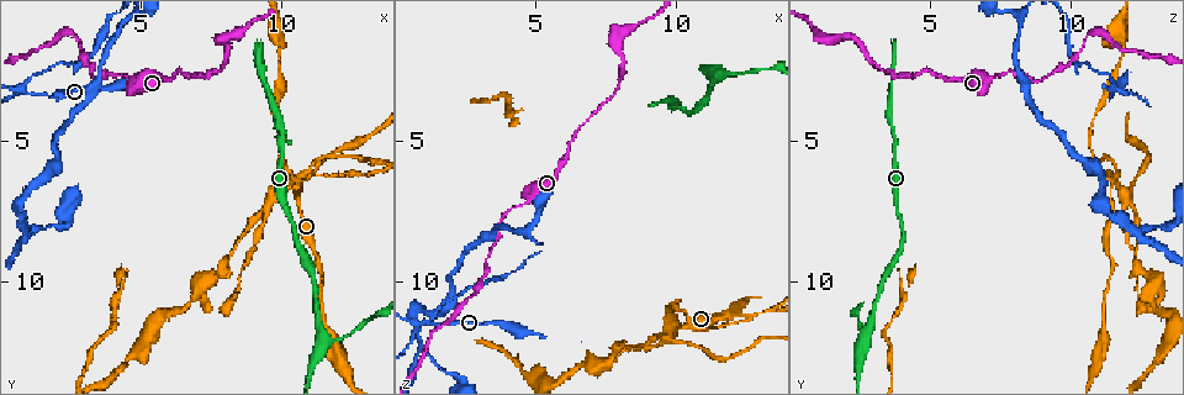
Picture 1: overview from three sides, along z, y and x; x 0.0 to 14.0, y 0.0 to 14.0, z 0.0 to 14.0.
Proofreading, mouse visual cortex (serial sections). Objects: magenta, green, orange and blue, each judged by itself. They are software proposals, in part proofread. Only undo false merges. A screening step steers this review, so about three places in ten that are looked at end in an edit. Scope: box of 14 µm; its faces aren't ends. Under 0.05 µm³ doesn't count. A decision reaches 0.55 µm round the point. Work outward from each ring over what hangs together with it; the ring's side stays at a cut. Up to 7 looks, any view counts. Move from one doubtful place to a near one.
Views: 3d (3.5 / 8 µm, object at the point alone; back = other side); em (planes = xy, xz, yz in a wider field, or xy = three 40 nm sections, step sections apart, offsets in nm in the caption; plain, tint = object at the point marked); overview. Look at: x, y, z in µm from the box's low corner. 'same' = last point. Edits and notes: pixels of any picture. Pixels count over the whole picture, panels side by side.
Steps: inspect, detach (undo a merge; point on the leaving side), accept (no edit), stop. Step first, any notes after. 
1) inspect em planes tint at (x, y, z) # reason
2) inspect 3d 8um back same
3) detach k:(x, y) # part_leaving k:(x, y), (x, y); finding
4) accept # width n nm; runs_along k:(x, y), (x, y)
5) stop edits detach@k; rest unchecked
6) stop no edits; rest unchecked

inspect 3d 3.5um at (10.7, 6.6, 11.3) # four or more arms meet

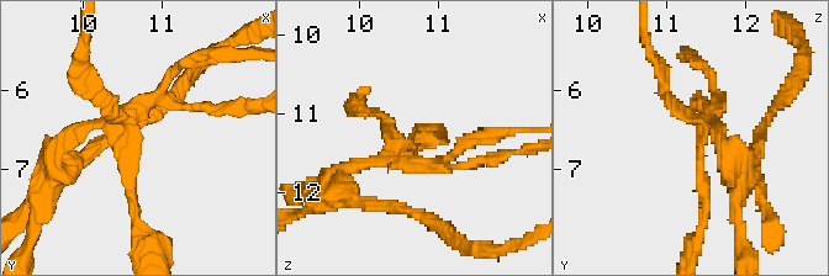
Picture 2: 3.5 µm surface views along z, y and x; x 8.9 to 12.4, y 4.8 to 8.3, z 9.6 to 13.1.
inspect em xy step 3 plain at (10.65, 6.65, 11.45) # arms 4; arm_widths 150, 150, 150, 150 nm; now the EM

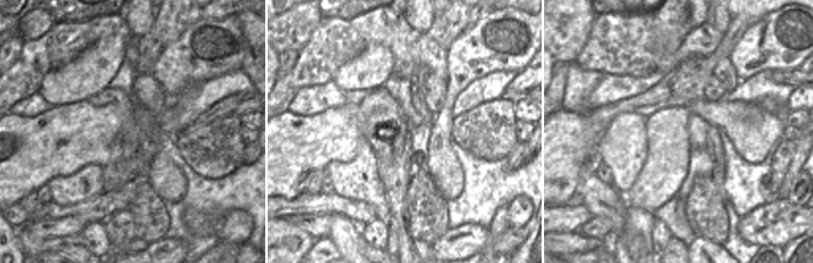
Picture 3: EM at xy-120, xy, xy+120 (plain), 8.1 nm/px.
inspect em xy step 3 tint same # where the object lies

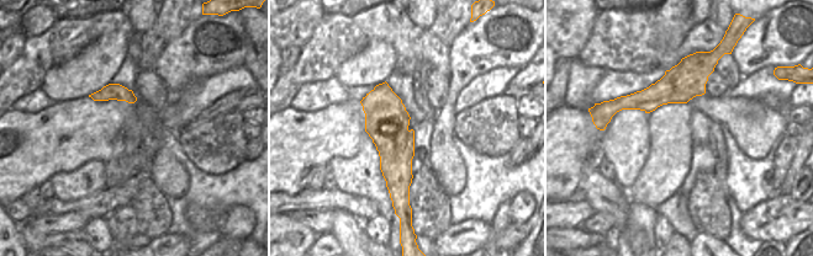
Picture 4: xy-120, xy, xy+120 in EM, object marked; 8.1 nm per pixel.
detach 2:(94, 146) # part_leaving 2:(103, 122), (53, 153), (45, 186); two cells meet here

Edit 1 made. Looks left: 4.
inspect overview

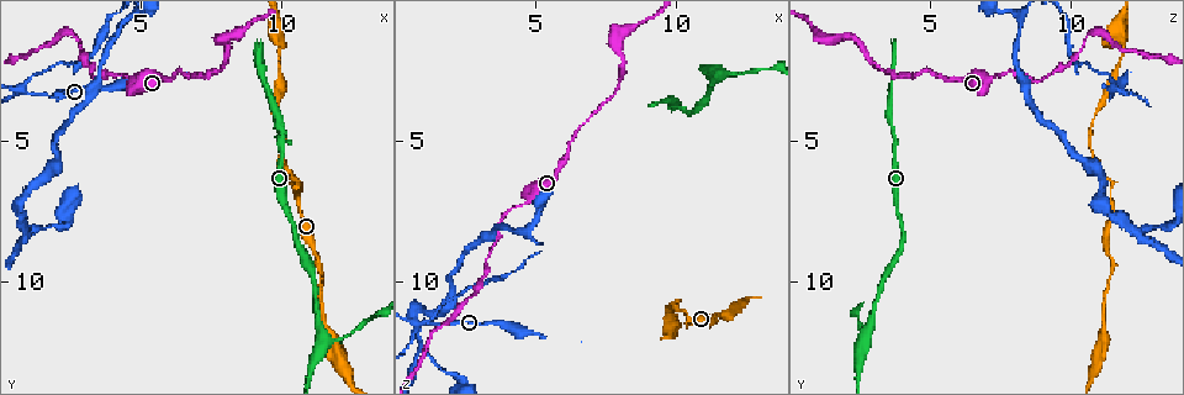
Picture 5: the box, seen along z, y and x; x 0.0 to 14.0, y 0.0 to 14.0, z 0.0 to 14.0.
inspect 3d 3.5um at (4.6, 2.7, 7.3) # thick turns thin

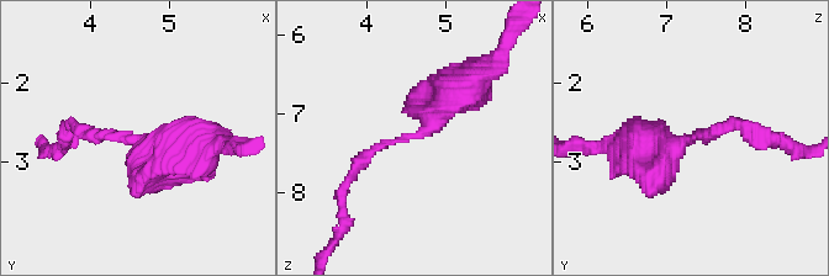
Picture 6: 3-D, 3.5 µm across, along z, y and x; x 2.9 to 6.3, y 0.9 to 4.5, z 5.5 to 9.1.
inspect em xy step 3 tint at (4.65, 2.75, 7.30)

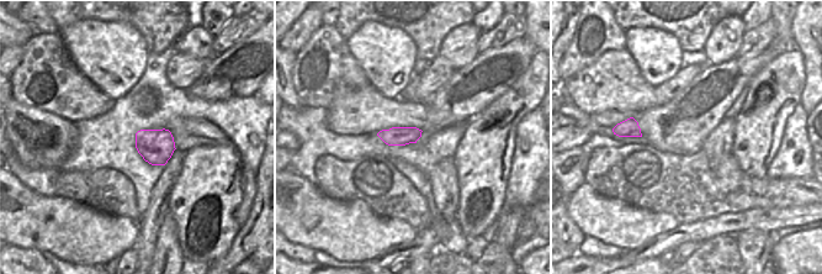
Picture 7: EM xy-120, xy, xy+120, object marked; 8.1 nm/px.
accept # arm_widths 150, 500 nm; runs_along 6:(474, 78), (428, 128), (375, 147), (352, 175); one cell here

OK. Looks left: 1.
stop edits detach@2; rest unchecked

